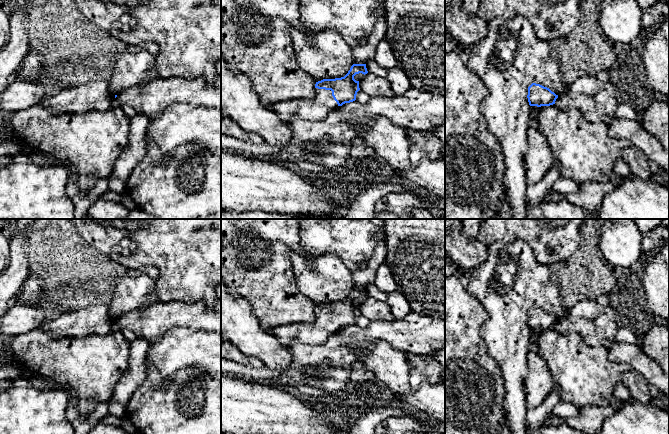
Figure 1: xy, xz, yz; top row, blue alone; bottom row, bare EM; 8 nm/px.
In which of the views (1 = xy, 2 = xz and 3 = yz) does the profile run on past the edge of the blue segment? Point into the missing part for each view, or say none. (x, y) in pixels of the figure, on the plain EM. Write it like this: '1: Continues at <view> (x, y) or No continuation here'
1: Continues at xy (94, 319)
2: Continues at xz (317, 333)
3: No continuation here

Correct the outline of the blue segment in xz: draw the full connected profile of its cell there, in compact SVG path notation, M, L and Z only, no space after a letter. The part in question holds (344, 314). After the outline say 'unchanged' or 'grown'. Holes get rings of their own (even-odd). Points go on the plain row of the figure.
M353 288L344 301L316 306L313 323L285 324L267 332L277 338L281 347L287 349L293 341L311 345L324 344L337 331L356 324L360 312L359 305L354 300L359 297L368 297L366 288Z; grown

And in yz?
M532 307L528 311L527 322L530 330L541 331L555 328L558 319L556 319L547 311Z; unchanged

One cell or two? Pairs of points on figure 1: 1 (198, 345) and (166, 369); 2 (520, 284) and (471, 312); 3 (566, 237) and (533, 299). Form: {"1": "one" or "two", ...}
{"1": "one", "2": "two", "3": "two"}

